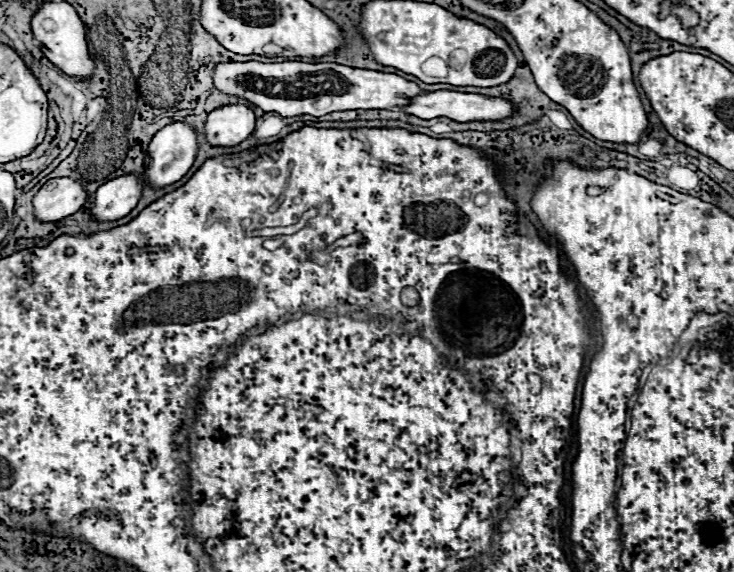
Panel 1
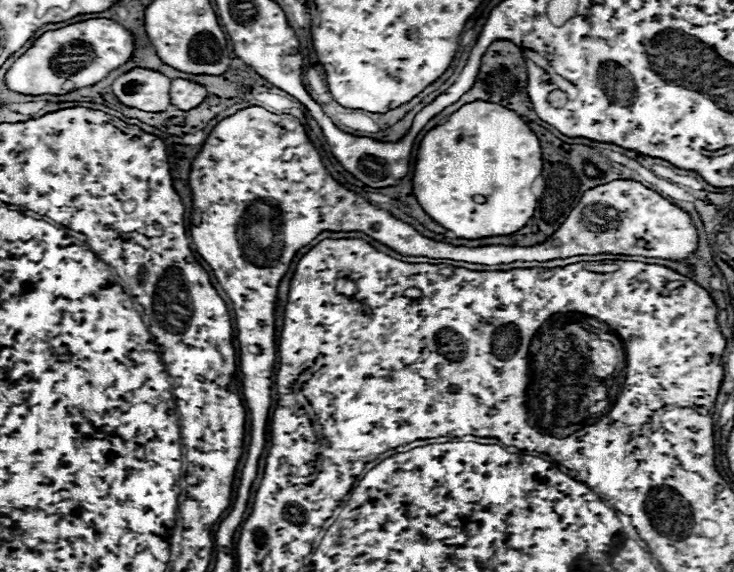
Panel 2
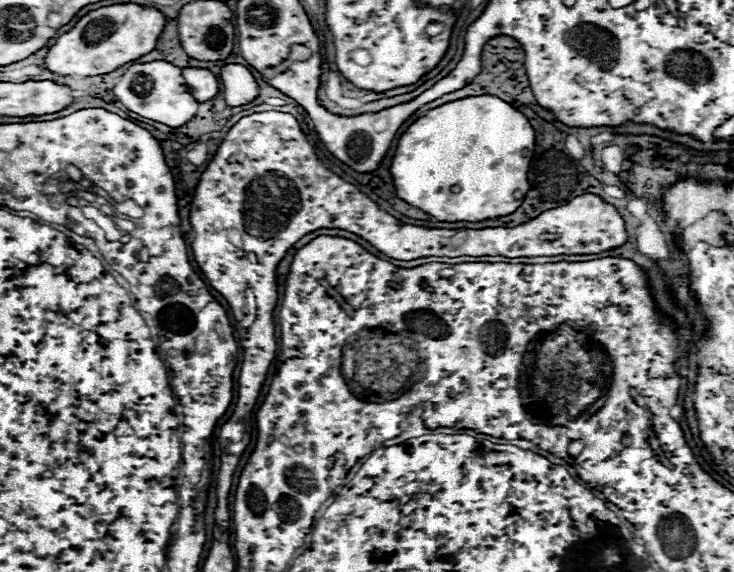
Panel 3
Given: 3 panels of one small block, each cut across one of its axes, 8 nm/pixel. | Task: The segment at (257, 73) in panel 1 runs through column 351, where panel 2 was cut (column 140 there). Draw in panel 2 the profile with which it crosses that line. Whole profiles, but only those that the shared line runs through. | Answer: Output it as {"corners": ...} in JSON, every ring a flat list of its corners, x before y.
{"corners":[[132,68,112,82,112,92,130,108,164,112,170,108,170,84,172,80,156,70]]}

